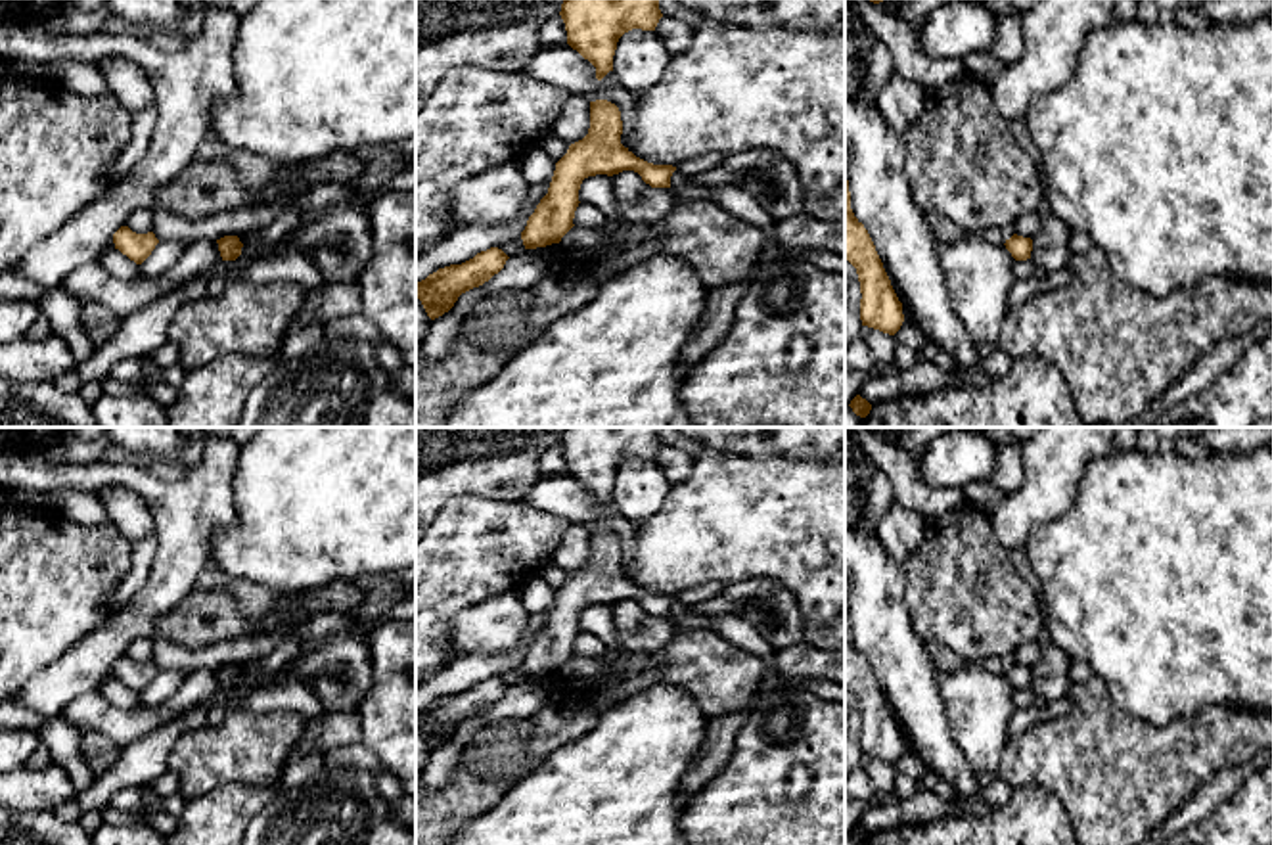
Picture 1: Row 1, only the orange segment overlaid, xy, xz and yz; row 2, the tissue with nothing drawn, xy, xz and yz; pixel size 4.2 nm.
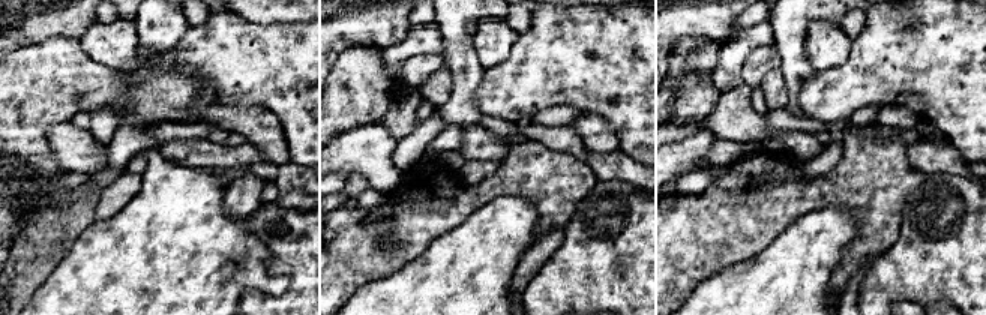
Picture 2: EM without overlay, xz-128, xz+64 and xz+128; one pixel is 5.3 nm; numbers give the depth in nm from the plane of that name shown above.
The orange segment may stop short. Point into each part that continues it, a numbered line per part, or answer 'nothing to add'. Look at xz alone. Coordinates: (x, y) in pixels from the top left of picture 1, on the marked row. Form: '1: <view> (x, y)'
nothing to add

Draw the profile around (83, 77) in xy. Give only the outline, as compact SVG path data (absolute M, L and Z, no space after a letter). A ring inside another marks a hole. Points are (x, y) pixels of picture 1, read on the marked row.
M79 59L50 61L56 75L54 84L79 96L109 94L105 77L98 63Z

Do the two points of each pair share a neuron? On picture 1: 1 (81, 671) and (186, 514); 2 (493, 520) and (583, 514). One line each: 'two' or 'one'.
1: one
2: two

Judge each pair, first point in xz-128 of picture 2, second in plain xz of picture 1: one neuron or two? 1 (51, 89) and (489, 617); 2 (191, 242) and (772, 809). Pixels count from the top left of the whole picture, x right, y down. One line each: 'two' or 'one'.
1: two
2: two

